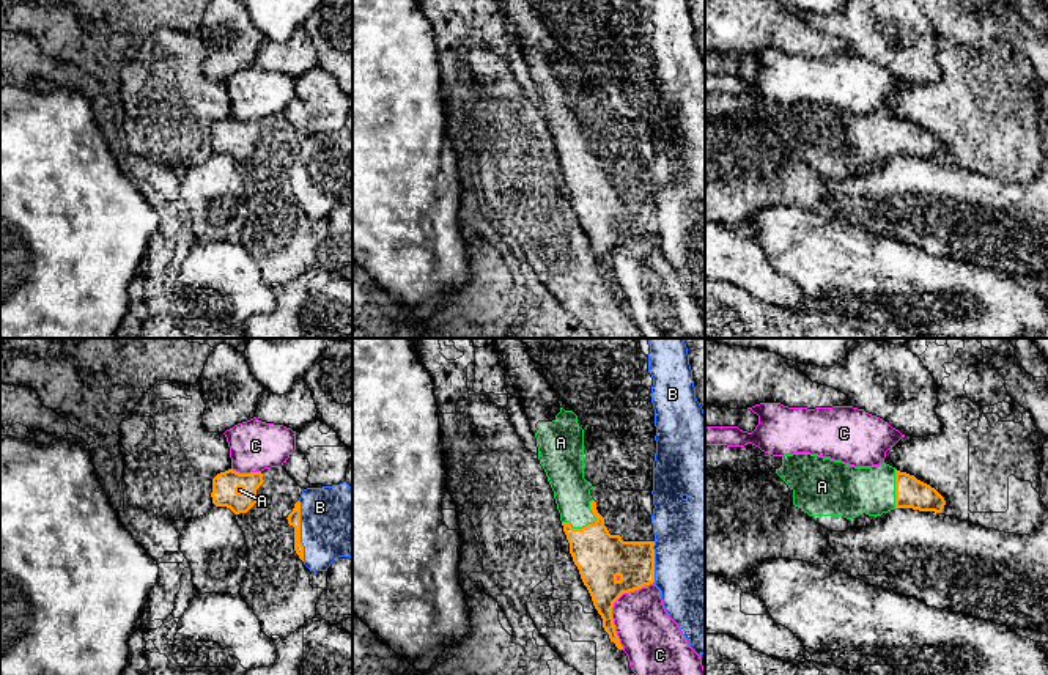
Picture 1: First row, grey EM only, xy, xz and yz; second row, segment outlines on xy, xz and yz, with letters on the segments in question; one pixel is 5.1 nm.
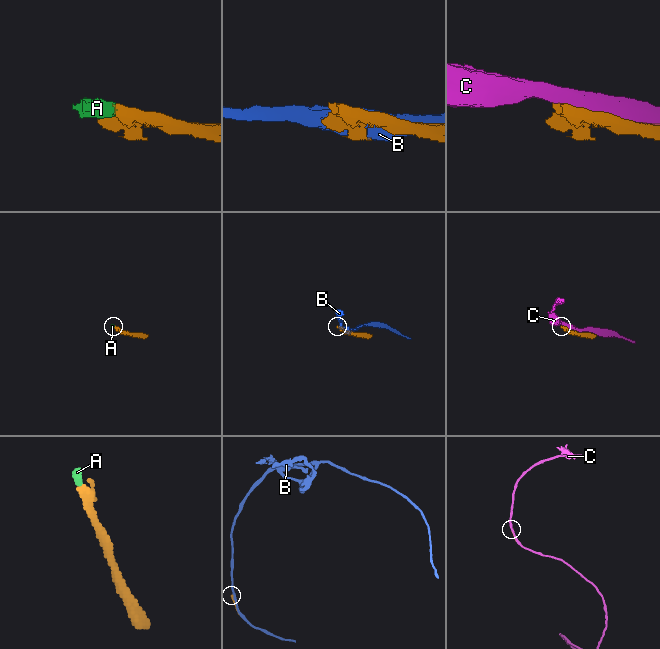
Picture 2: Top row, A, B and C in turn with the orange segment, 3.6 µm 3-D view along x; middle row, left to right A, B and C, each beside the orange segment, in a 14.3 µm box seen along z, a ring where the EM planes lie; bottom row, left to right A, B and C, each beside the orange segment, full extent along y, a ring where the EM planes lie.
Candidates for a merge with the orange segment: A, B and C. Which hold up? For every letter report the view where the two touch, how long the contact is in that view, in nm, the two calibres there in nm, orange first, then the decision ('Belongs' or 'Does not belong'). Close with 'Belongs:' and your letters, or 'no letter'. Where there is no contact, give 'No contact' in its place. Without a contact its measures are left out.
A: Touches orange in xz. Shared border 200 nm. Thickness 260 nm (orange) against 190 nm. Belongs
B: Touches orange in xy. Shared border 320 nm. Thickness 70 nm (orange) against 360 nm. Does not belong
C: Touches orange in xz. Shared border 380 nm. Thickness 240 nm (orange) against 300 nm. Does not belong
Belongs: A

